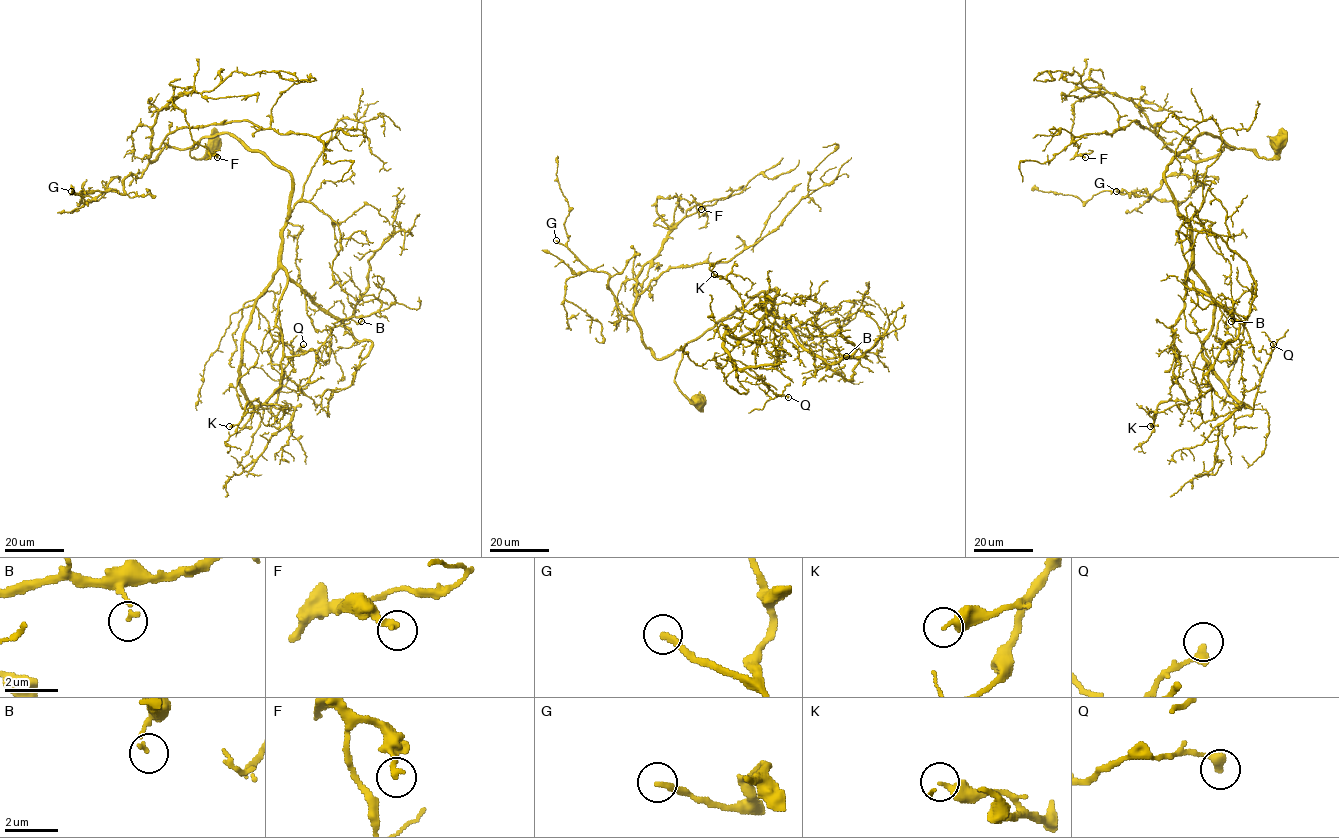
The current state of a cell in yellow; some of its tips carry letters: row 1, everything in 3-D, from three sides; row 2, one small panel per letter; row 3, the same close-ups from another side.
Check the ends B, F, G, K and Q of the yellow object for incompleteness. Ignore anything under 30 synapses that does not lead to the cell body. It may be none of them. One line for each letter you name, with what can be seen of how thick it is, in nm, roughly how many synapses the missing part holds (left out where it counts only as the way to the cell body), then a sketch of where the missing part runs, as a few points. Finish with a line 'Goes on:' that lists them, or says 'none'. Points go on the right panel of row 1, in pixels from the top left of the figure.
G: calibre 240 nm; 30 synapses; course (1116, 191), (1087, 184), (1048, 169)
Goes on: G

